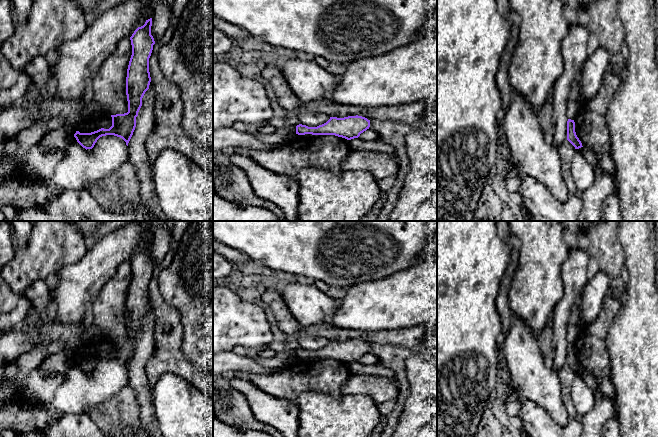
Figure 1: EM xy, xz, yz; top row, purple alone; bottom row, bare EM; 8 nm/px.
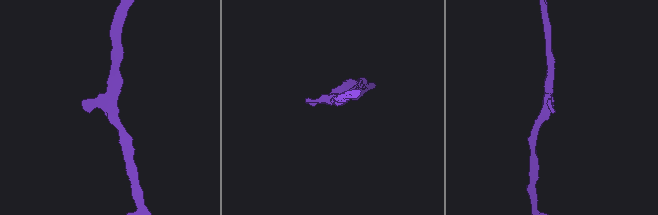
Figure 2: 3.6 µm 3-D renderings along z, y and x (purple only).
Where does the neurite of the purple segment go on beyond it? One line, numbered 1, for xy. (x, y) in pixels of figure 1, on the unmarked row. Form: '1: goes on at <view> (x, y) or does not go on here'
1: does not go on here

